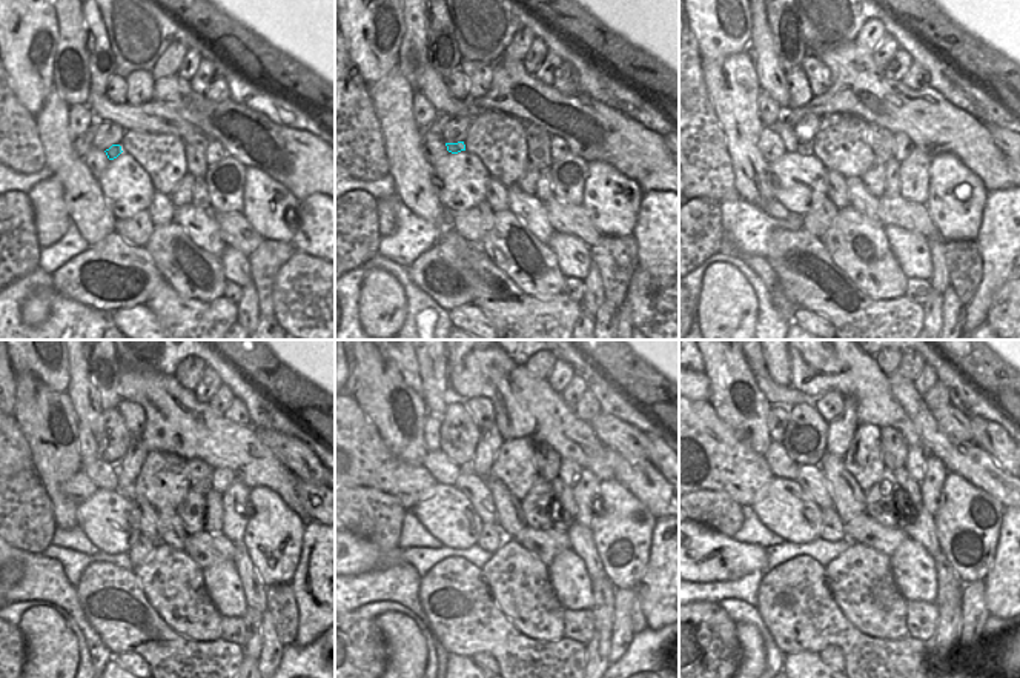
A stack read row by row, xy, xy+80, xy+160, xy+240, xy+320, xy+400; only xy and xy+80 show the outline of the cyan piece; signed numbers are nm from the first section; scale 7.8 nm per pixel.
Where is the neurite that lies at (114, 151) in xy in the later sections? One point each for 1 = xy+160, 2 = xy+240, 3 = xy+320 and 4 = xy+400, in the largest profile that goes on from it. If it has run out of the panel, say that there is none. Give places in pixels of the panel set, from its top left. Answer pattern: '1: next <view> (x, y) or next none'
1: next xy+160 (791, 143)
2: next xy+240 (103, 474)
3: next xy+320 (441, 468)
4: next xy+400 (781, 463)

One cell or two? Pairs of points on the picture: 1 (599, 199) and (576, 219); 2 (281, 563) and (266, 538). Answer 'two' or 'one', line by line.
1: two
2: one

